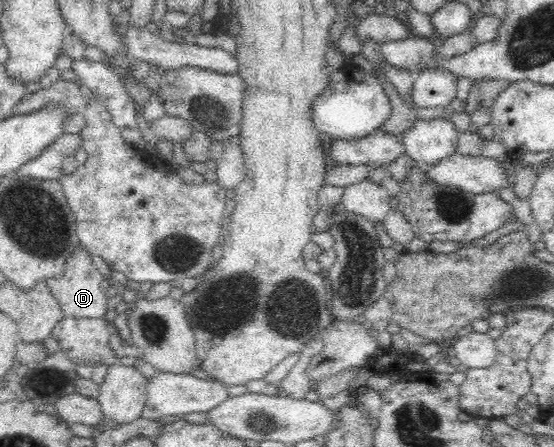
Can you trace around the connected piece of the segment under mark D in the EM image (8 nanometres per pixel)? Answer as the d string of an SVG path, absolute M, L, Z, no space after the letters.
M82 246L76 249L76 253L66 261L66 269L59 278L48 278L45 281L50 288L54 298L58 302L64 317L73 319L102 319L105 321L108 309L104 277L94 266L92 256Z

